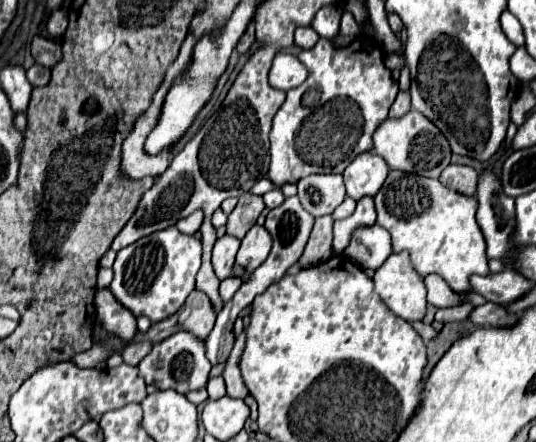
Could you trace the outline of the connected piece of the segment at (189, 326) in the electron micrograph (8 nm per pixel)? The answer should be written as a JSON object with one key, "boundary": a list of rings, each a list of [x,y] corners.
{"boundary":[[[194,290],[188,296],[184,308],[180,308],[180,312],[176,312],[176,316],[170,316],[170,320],[162,320],[160,324],[150,326],[150,330],[146,334],[138,332],[134,342],[150,340],[156,344],[180,330],[186,330],[186,332],[194,334],[198,340],[206,342],[206,338],[214,326],[214,318],[216,318],[216,312],[214,312],[208,296]]]}

